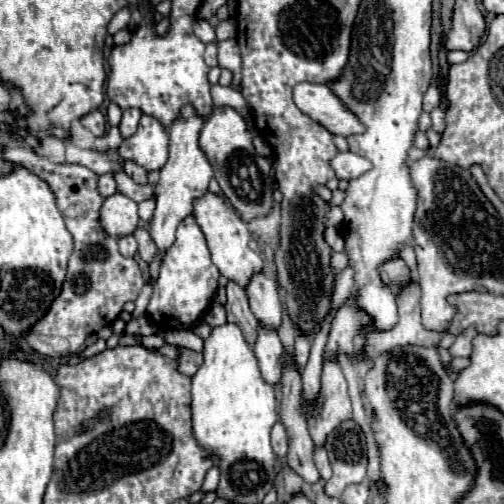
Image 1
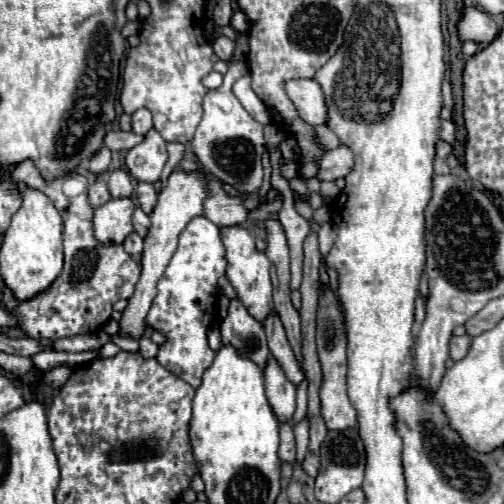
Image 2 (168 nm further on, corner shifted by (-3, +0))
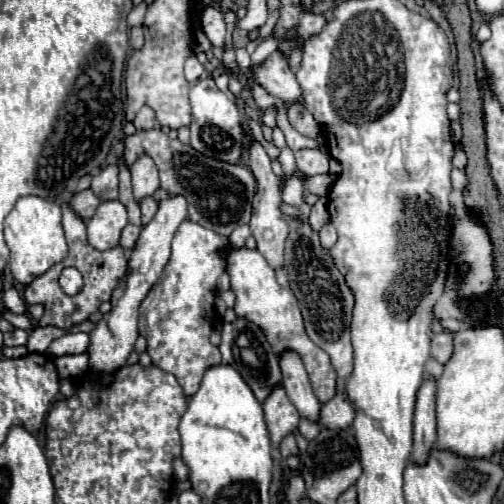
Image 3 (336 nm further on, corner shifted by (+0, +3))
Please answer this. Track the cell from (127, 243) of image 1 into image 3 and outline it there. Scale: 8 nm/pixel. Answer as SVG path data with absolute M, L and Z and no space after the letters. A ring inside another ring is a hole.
M127 225L125 229L123 229L123 233L121 233L121 247L127 247L127 249L133 249L135 247L135 243L137 243L137 239L139 239L139 233L141 233L141 227L137 227L137 225Z

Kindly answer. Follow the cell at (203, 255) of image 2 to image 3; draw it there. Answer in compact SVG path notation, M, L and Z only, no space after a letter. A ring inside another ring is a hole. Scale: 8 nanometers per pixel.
M183 221L175 233L171 259L163 271L159 285L151 289L141 305L139 333L147 339L147 353L153 365L173 373L191 397L201 383L201 377L209 365L221 363L221 353L209 343L209 333L215 317L217 279L225 273L229 239L193 221Z

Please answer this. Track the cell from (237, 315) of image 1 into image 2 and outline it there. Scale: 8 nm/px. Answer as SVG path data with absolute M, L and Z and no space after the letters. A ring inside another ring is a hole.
M240 300L230 302L230 310L220 326L220 332L224 344L232 344L240 356L248 356L260 368L264 368L264 364L270 360L264 326L248 314Z

